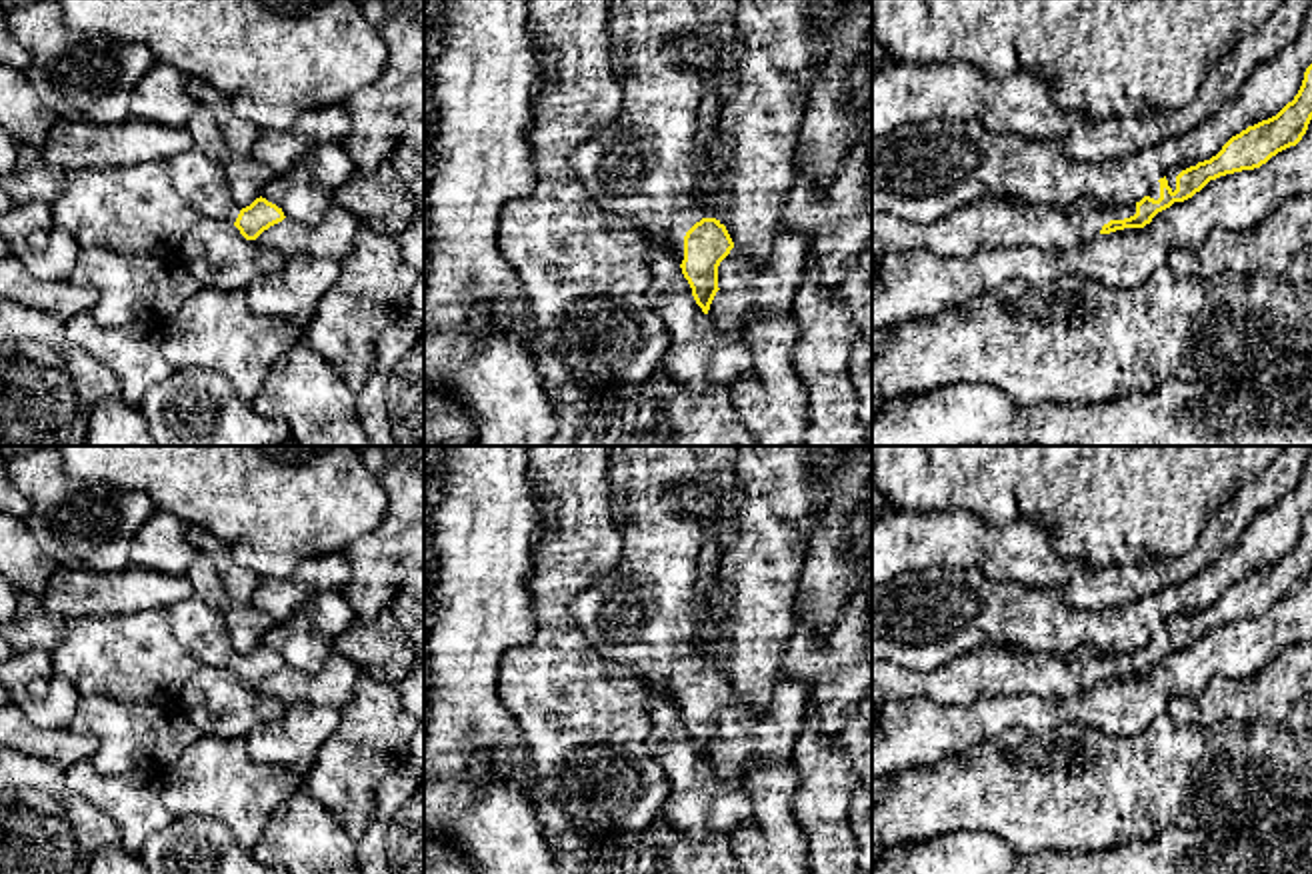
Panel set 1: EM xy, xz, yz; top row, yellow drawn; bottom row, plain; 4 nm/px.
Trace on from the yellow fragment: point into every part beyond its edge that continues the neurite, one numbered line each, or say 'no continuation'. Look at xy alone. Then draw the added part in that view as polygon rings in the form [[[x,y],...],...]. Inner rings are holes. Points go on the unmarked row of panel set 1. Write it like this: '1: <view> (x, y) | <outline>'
1: xy (198, 626) | [[[186,598],[166,608],[172,632],[184,650],[202,666],[236,670],[240,654],[230,646],[220,612],[198,598]]]

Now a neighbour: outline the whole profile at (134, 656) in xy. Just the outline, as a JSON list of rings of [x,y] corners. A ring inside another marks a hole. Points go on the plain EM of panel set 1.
[[[162,606],[70,618],[50,658],[80,696],[152,702],[170,710],[178,710],[182,688],[202,666],[176,640]]]

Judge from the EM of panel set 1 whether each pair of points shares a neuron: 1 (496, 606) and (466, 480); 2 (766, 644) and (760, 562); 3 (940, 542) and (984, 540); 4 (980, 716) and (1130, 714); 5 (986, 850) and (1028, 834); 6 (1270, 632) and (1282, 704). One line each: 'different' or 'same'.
1: same
2: same
3: same
4: same
5: different
6: different

